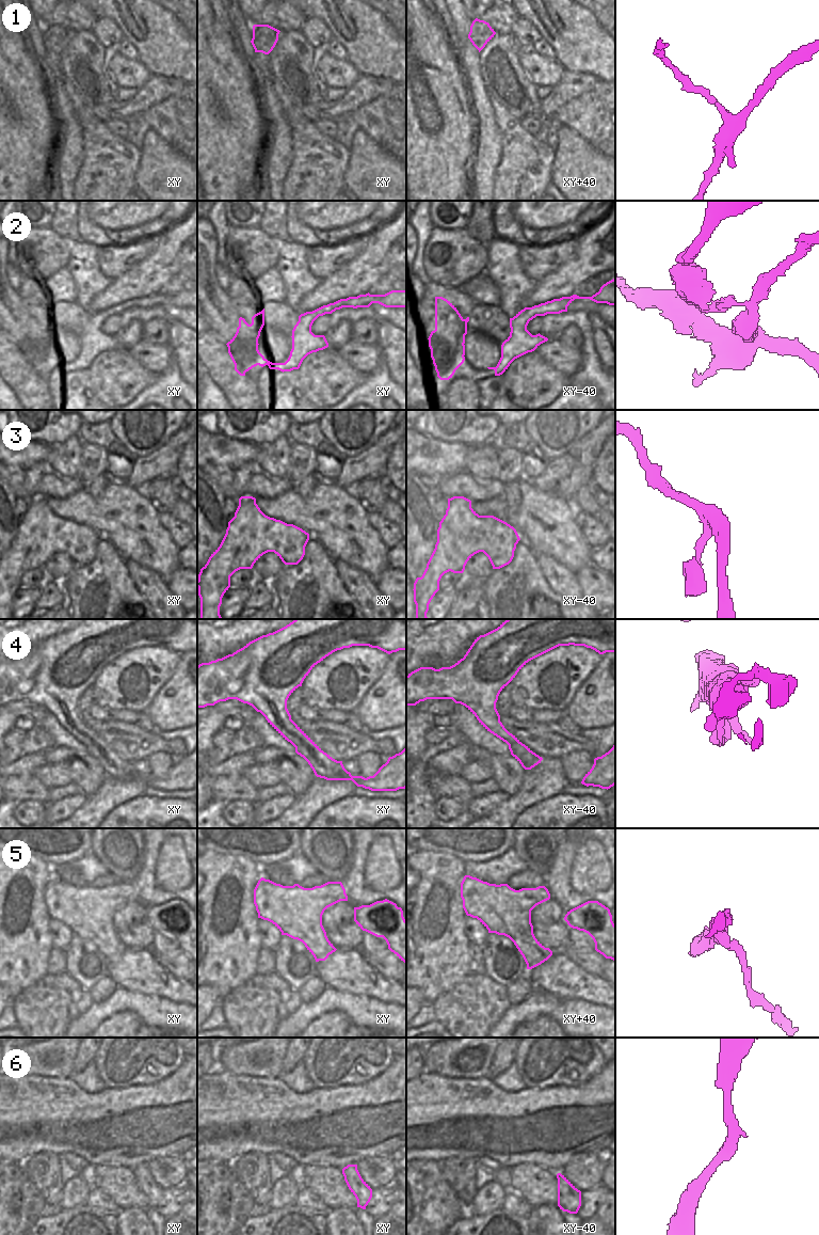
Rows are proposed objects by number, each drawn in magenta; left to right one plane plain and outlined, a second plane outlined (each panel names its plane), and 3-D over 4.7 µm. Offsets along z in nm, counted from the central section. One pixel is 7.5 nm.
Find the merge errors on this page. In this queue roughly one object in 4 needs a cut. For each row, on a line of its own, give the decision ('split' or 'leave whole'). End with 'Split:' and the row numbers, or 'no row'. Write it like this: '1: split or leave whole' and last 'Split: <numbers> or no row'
1: split
2: split
3: leave whole
4: leave whole
5: leave whole
6: leave whole
Split: 1, 2

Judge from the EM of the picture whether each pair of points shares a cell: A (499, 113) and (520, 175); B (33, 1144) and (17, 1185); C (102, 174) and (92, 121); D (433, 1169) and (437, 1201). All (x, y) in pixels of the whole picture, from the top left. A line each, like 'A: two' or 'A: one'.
A: one
B: two
C: one
D: one

